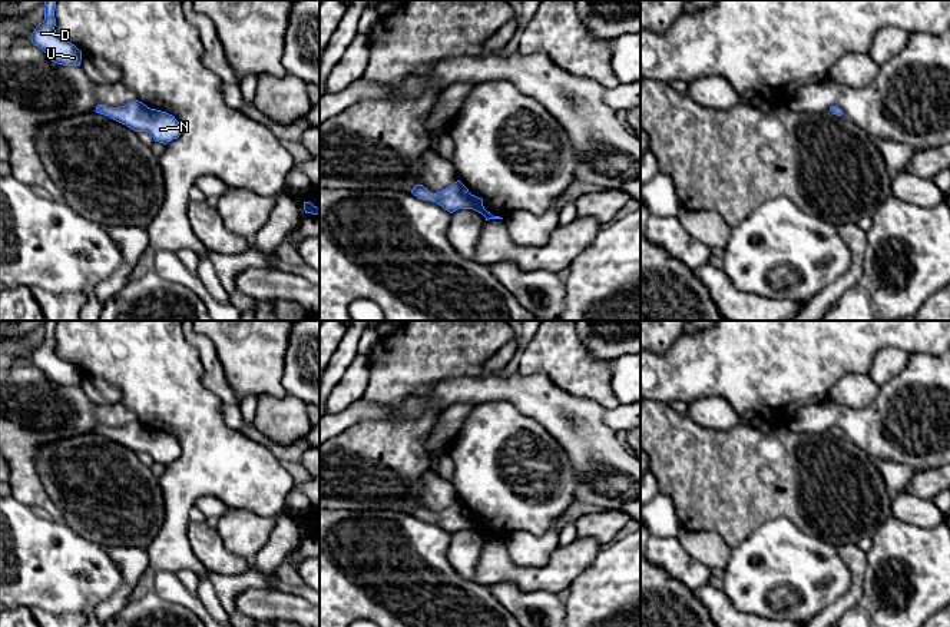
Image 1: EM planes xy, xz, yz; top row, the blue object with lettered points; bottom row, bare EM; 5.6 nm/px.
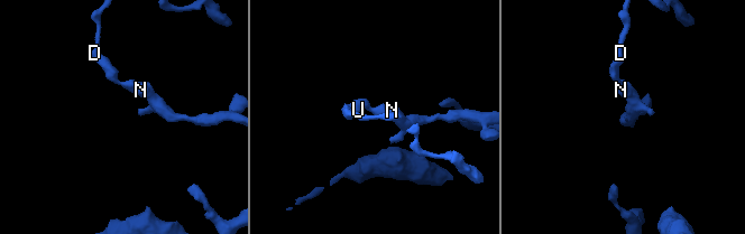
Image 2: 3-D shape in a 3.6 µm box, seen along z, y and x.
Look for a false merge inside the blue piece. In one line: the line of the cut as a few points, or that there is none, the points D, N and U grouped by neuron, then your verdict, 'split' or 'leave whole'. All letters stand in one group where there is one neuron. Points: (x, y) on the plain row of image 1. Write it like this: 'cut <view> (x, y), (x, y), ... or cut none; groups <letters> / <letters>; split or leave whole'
cut xz (433, 514), (426, 518); groups D U / N; split

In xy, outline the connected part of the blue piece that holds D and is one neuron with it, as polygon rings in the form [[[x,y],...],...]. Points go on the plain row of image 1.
[[[44,321],[44,341],[34,349],[30,359],[46,376],[63,387],[80,387],[82,372],[70,362],[60,358],[56,351],[56,321]]]

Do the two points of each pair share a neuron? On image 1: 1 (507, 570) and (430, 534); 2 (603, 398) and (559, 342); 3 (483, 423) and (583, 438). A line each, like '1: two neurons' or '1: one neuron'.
1: two neurons
2: one neuron
3: two neurons

